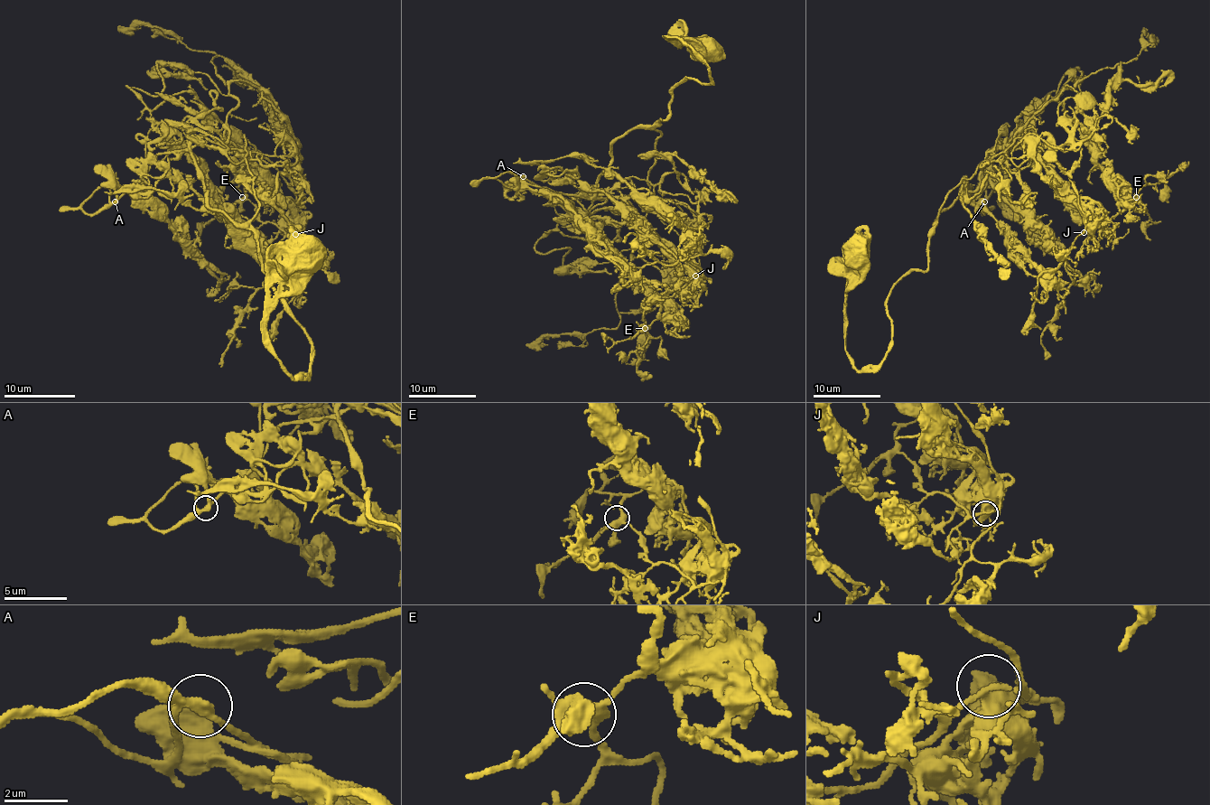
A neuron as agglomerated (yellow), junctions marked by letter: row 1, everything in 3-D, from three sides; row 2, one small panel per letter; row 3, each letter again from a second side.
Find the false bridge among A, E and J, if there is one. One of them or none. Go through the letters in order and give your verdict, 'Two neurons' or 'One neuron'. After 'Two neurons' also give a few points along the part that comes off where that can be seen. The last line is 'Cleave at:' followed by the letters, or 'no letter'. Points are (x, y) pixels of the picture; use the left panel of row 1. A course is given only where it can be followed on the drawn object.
A: One neuron
E: One neuron
J: One neuron
Cleave at: no letter

